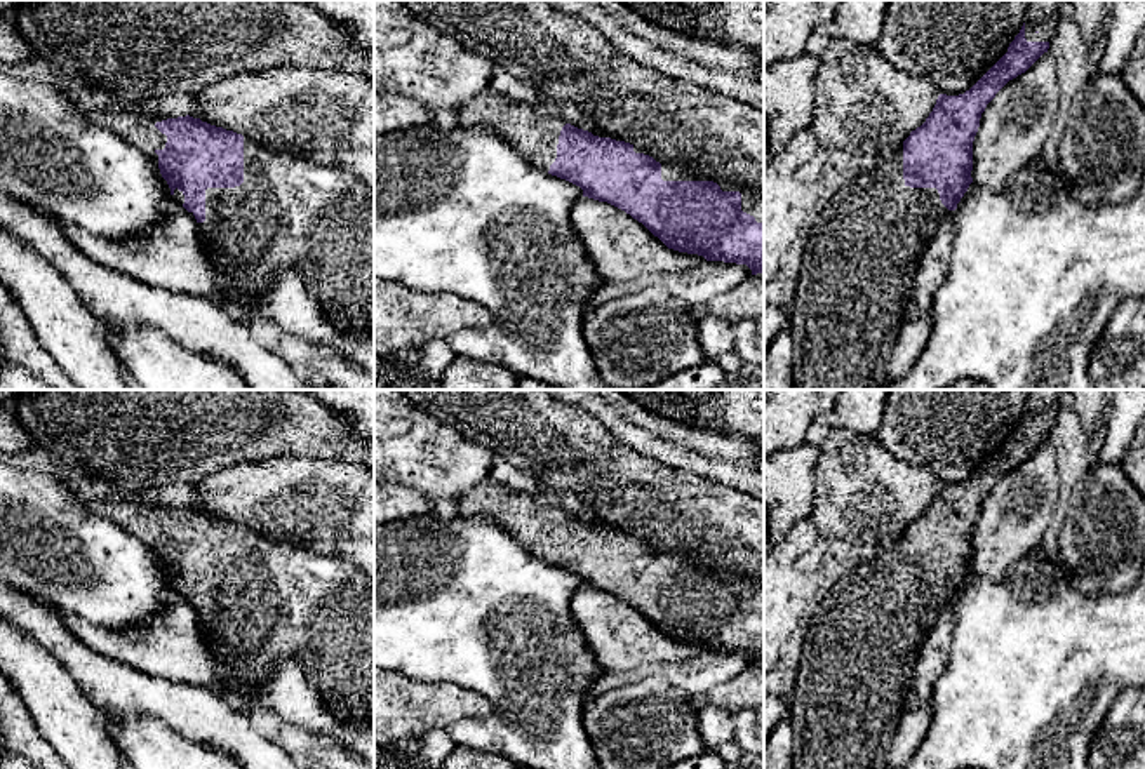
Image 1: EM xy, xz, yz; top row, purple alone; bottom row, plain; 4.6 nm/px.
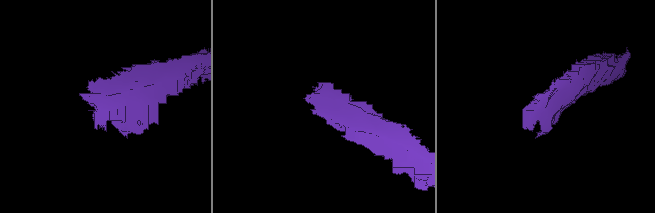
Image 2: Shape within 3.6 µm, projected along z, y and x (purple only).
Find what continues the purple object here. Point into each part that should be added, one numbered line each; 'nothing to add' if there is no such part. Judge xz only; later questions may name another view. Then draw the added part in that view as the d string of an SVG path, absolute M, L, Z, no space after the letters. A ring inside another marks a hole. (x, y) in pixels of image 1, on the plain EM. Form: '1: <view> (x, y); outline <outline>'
1: xz (752, 587); outline M680 552L661 553L663 571L713 571L722 581L740 581L741 583L741 600L753 605L757 612L764 612L764 579L755 572L738 572L727 565L719 565L717 562L700 560L698 557L687 557Z

